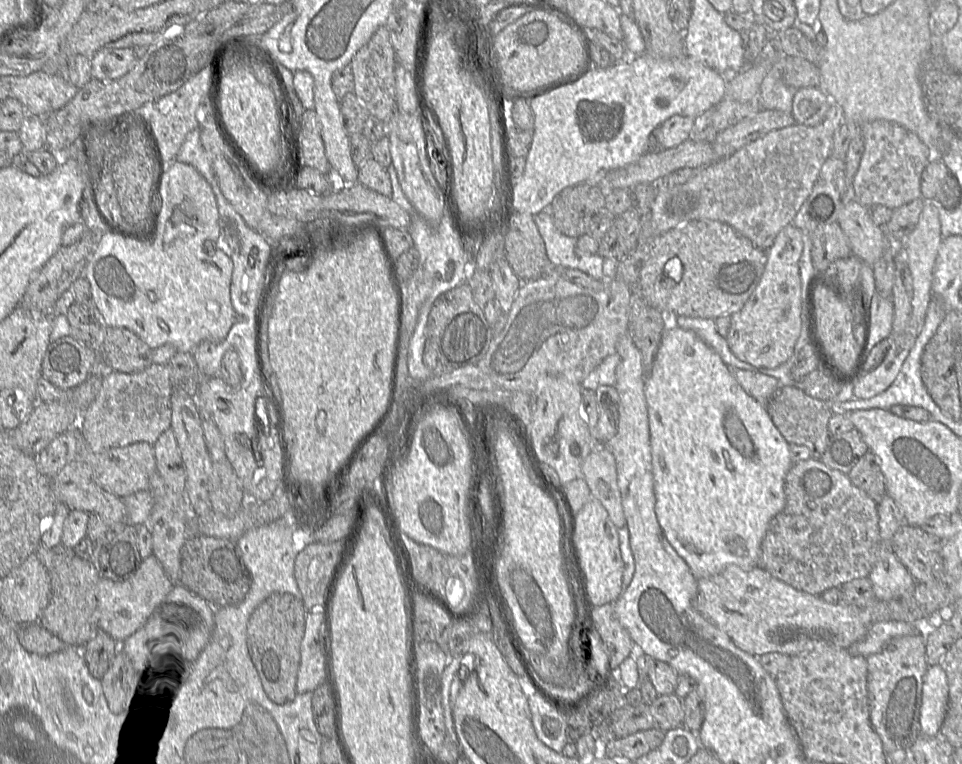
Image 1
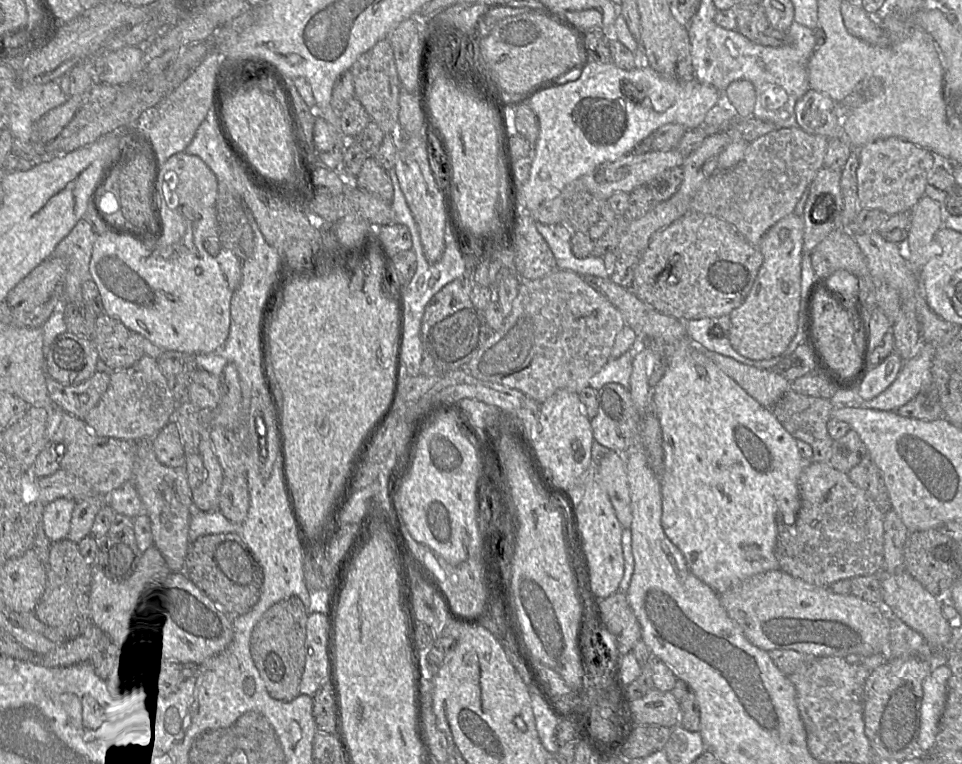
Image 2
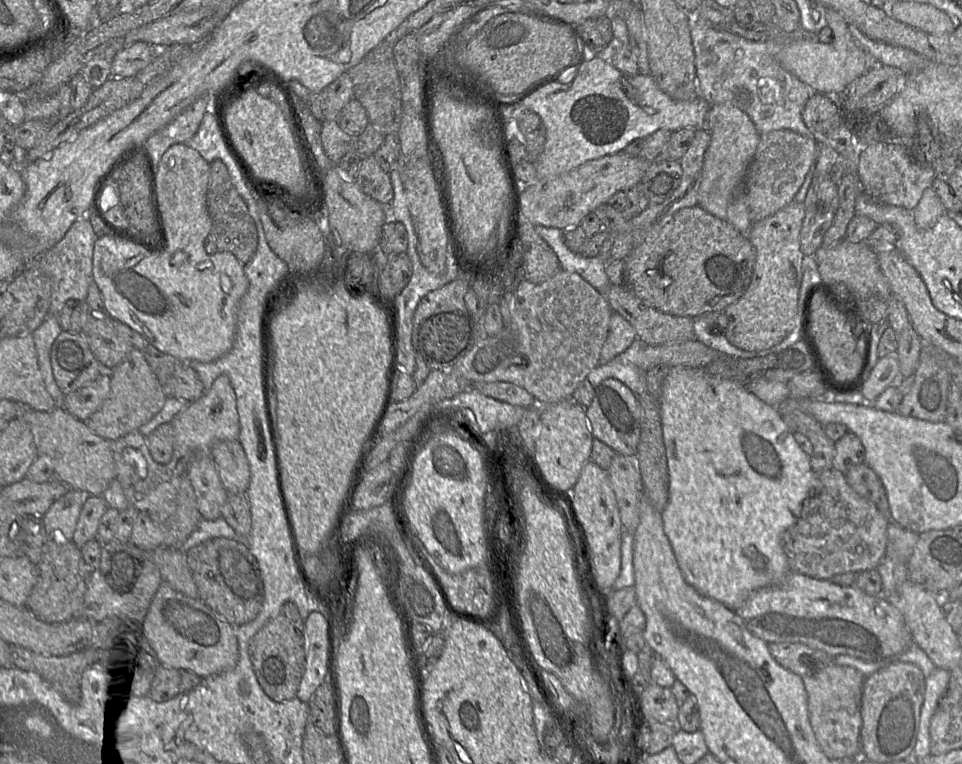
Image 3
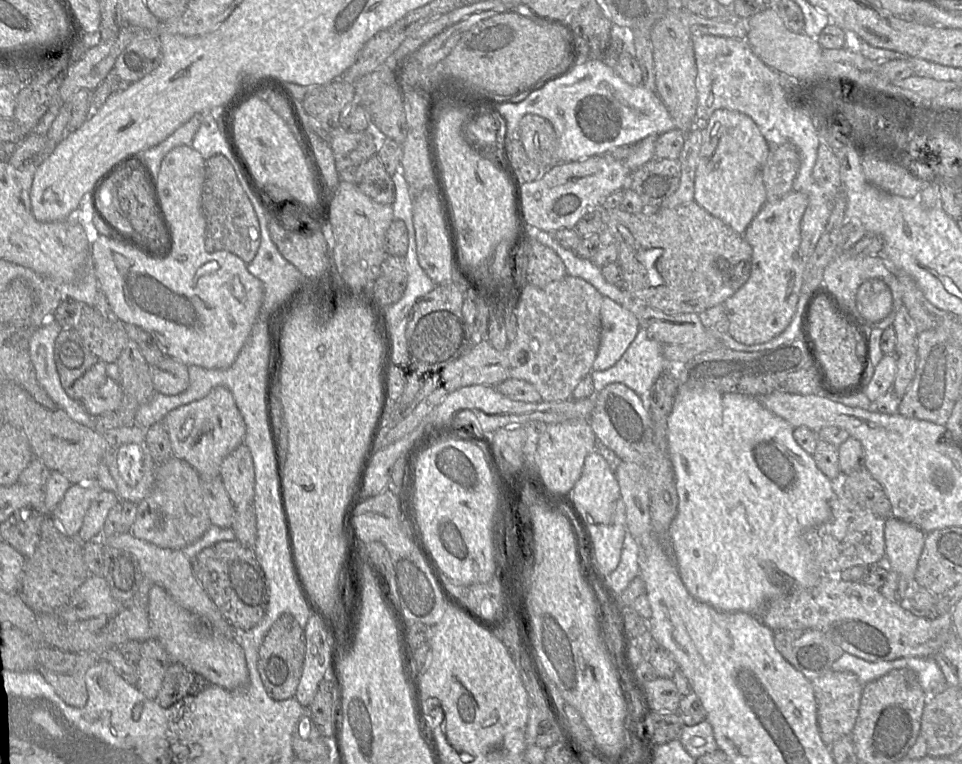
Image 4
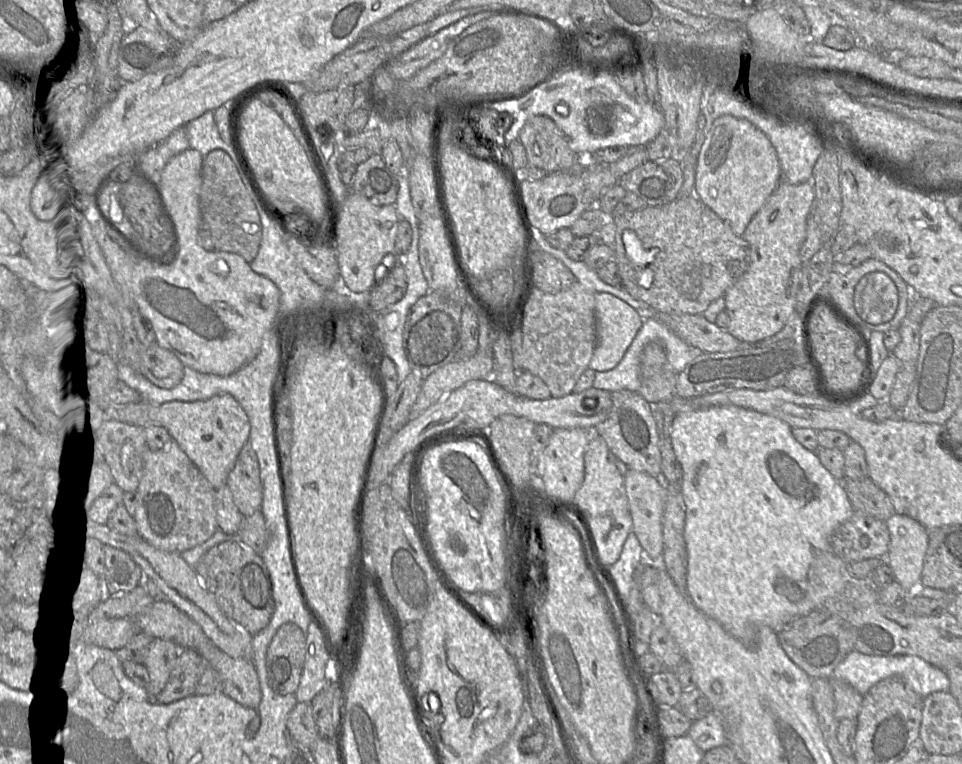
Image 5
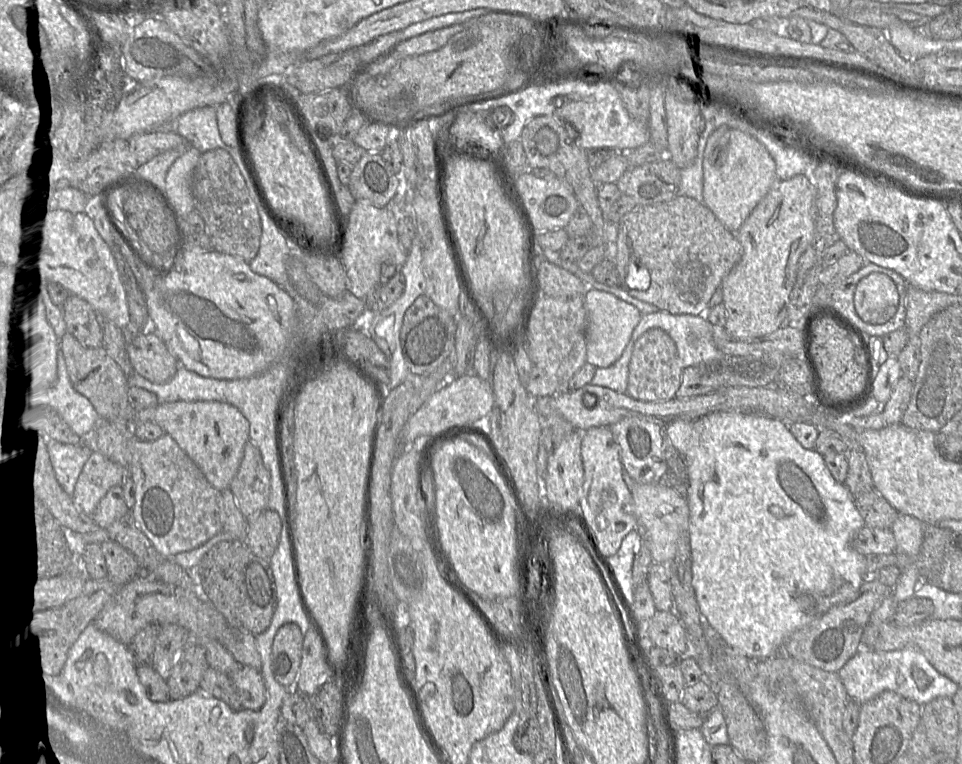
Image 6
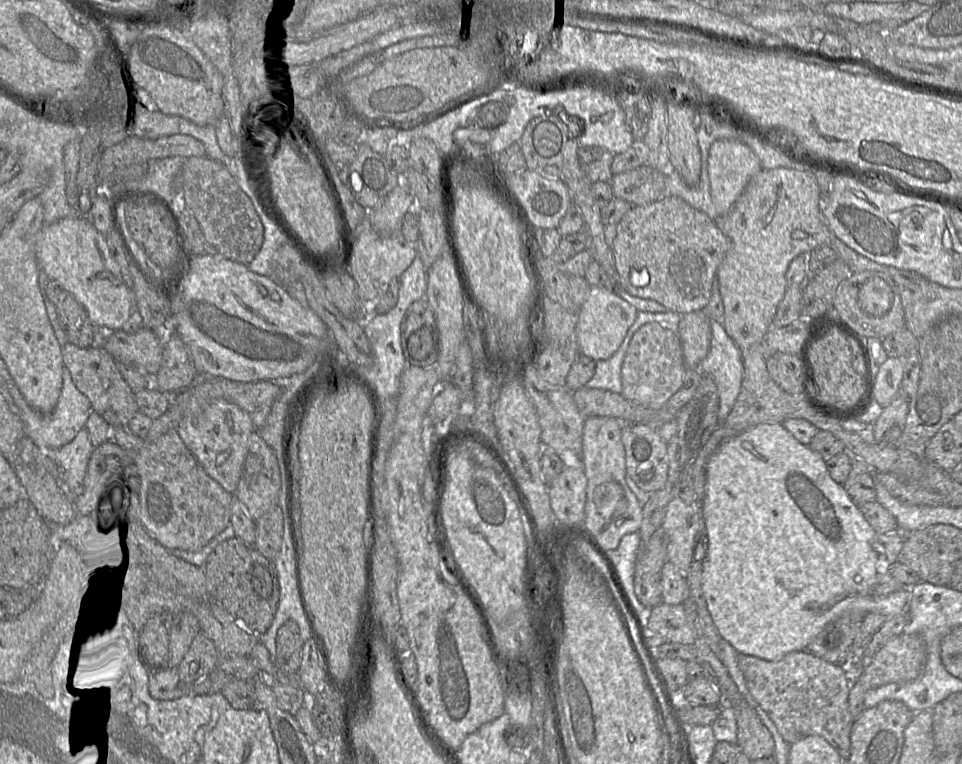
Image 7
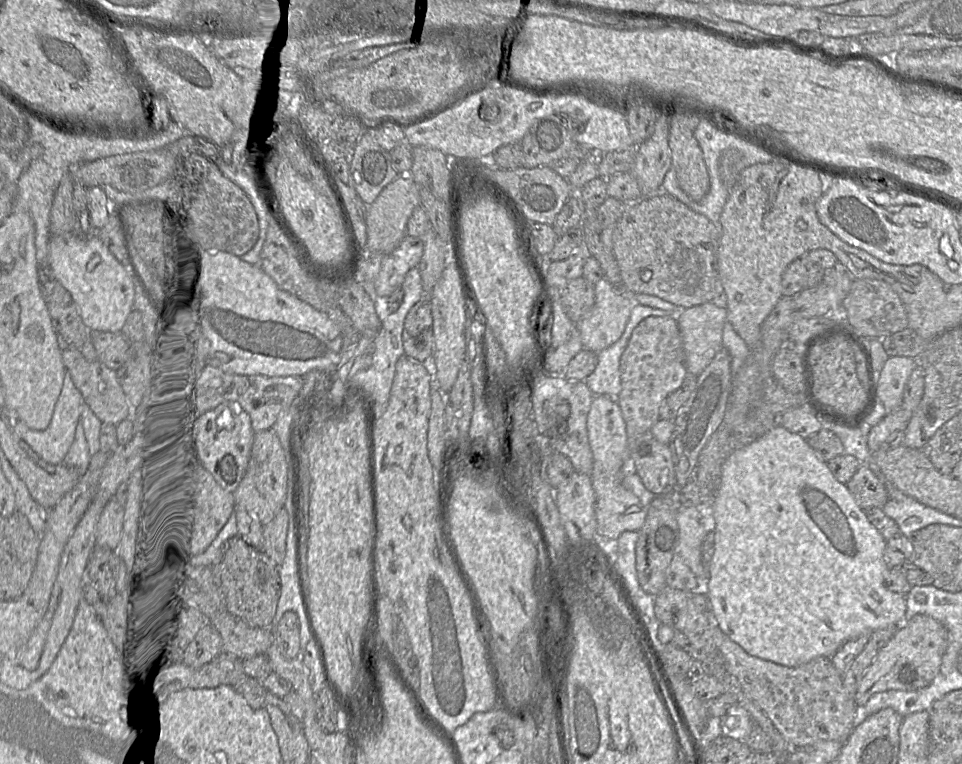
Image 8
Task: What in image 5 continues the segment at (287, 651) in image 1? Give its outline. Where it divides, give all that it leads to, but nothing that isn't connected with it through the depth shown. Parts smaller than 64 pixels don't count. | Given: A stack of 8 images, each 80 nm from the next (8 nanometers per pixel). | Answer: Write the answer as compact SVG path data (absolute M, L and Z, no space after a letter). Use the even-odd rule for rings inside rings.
M294 622L282 624L266 654L268 682L274 692L295 694L304 669L305 654L305 632Z

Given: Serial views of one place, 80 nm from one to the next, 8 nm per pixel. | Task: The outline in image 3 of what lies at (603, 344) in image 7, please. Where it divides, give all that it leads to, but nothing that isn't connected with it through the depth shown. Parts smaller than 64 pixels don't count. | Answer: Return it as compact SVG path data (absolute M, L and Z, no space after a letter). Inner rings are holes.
M612 311L608 336L601 350L599 364L606 364L623 353L636 338L637 334L632 325L619 313Z

